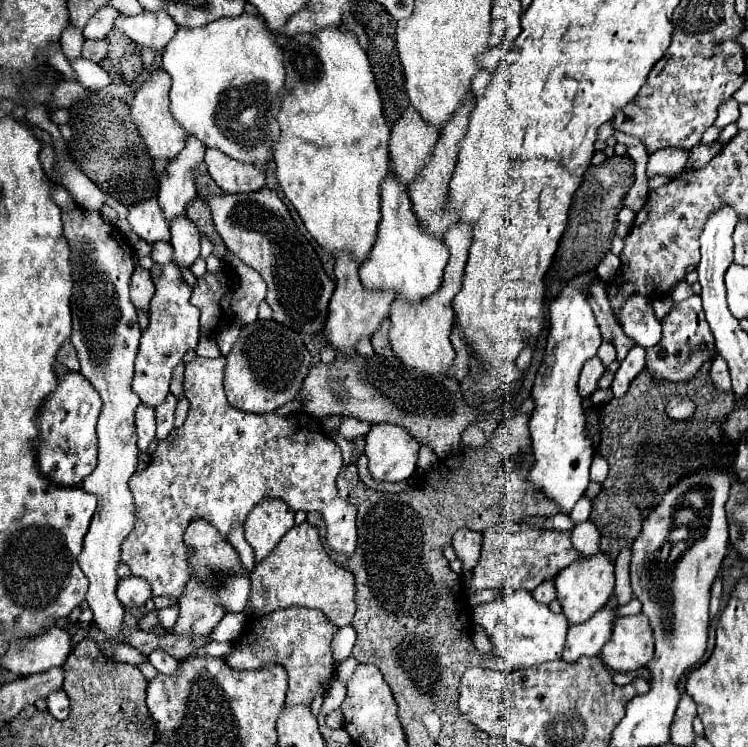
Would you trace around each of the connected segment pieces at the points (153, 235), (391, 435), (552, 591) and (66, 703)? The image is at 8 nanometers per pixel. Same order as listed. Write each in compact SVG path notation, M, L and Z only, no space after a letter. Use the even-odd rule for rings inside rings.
M156 197L128 207L128 223L130 223L132 231L138 237L146 239L148 243L170 241L168 221L164 219L164 213L162 213Z
M390 423L372 425L366 435L368 471L376 481L404 481L416 471L418 441Z
M546 581L544 585L538 585L534 591L532 591L532 597L540 603L550 603L556 599L556 587L554 587L554 581Z
M62 689L50 693L46 697L46 701L48 701L48 711L50 711L52 717L56 717L56 719L66 719L68 717L68 713L70 713L70 699L68 699L68 695Z

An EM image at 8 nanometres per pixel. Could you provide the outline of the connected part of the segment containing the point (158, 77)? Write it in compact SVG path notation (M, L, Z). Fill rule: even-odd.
M154 71L142 85L140 89L134 93L134 101L130 107L130 117L134 121L134 125L138 127L144 143L146 143L146 151L152 159L166 159L170 161L172 157L176 157L180 153L180 149L184 147L184 141L188 137L188 133L174 121L172 113L170 113L170 101L168 101L168 91L170 91L170 77L168 73Z

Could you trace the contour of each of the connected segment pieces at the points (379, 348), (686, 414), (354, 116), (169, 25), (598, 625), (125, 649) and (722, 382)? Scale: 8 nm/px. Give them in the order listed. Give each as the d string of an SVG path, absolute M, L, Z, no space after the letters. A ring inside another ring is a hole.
M384 319L382 321L382 325L380 325L380 329L372 335L372 347L374 347L374 351L378 353L378 355L382 355L382 357L392 357L394 353L392 353L392 349L390 349L390 341L388 341L388 329L390 329L390 321L388 319Z
M674 395L666 405L666 415L672 421L688 421L696 411L696 405L686 395Z
M336 27L322 29L314 35L296 35L284 45L286 67L286 95L282 99L282 111L278 115L280 141L274 145L276 177L300 213L308 233L318 245L334 255L344 251L358 263L364 263L376 241L376 229L380 223L380 185L390 173L388 135L382 115L382 101L374 83L370 61L356 41L356 35L342 33Z
M142 11L140 15L128 17L120 15L114 23L122 33L126 33L136 45L148 47L154 51L162 51L170 37L176 33L176 23L168 13L162 11Z
M610 601L596 617L588 619L582 625L572 625L568 629L568 641L562 659L568 663L580 661L580 657L594 657L600 653L604 643L612 633L612 621L616 617L616 605Z
M120 643L118 649L114 649L114 651L116 651L116 657L118 657L122 663L138 665L138 663L144 663L144 661L146 661L146 655L144 655L144 653L140 653L138 649L136 649L136 651L130 649L130 645L126 645L126 643Z
M716 355L714 363L712 363L710 377L712 377L712 381L714 381L714 385L716 385L718 389L722 389L722 391L730 391L730 389L732 389L732 385L730 385L730 371L728 371L728 365L726 365L726 361L724 361L720 355Z

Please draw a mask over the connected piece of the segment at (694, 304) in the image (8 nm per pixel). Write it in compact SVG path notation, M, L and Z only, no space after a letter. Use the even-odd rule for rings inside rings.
M692 295L690 299L678 303L676 309L662 321L662 339L658 345L648 349L646 369L660 379L684 381L692 379L702 363L706 363L710 357L714 357L714 337L708 329L700 297Z

